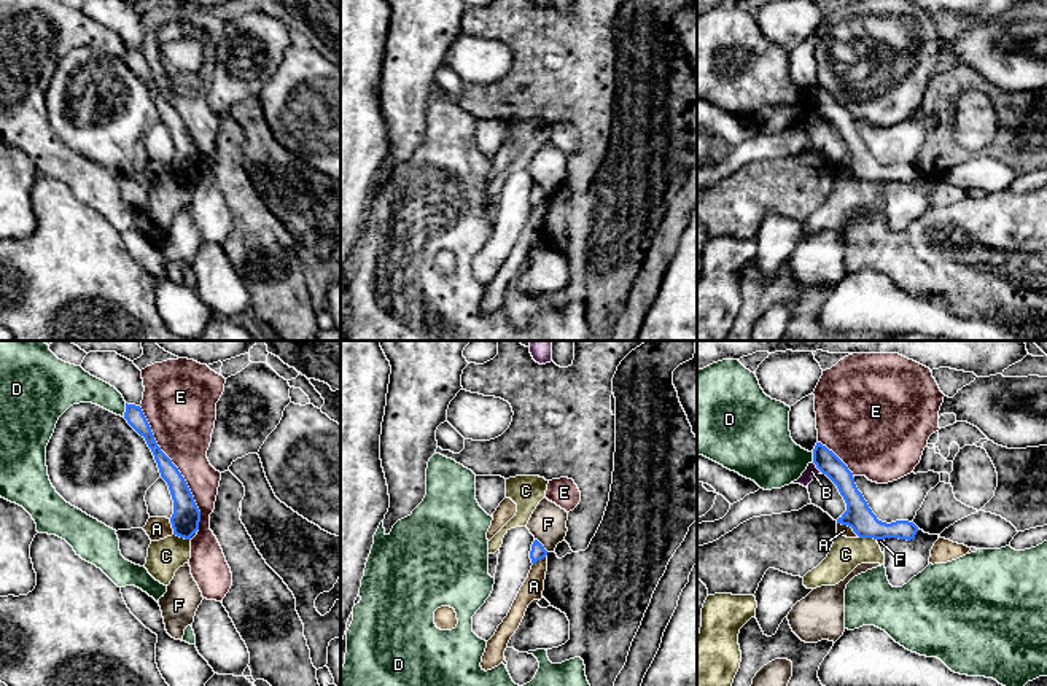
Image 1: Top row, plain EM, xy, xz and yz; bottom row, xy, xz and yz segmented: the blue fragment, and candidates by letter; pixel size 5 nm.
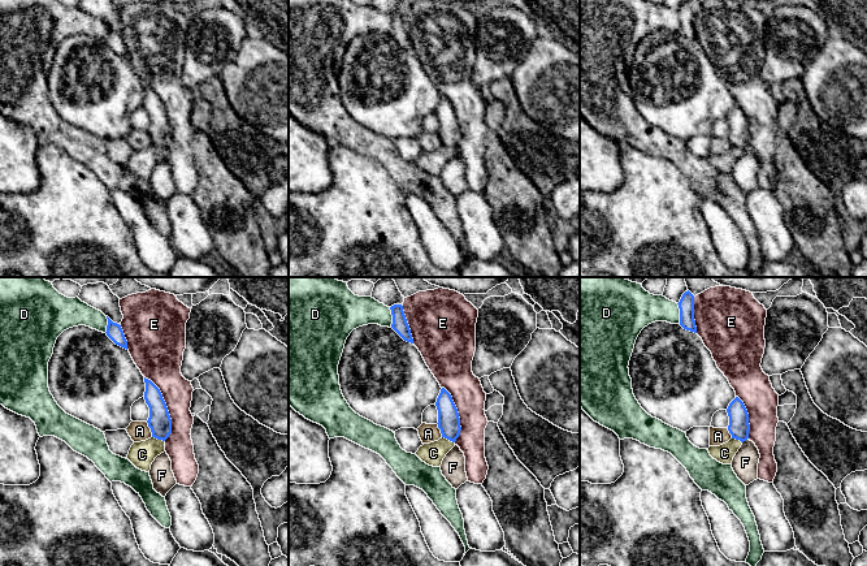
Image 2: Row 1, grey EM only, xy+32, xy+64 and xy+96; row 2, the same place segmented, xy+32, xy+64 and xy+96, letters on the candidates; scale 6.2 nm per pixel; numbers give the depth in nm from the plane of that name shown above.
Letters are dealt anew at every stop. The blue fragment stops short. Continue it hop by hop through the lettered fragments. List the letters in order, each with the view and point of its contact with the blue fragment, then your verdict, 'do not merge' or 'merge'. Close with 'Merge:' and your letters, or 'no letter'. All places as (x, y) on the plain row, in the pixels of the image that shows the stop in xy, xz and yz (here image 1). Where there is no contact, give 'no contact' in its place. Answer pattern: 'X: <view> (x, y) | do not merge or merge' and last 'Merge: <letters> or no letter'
A: yz (848, 169) | do not merge
B: yz (817, 110) | do not merge
C: xy (182, 180) | do not merge
D: xy (126, 53) | do not merge
E: xy (177, 112) | do not merge
F: xz (541, 188) | do not merge
Merge: no letter

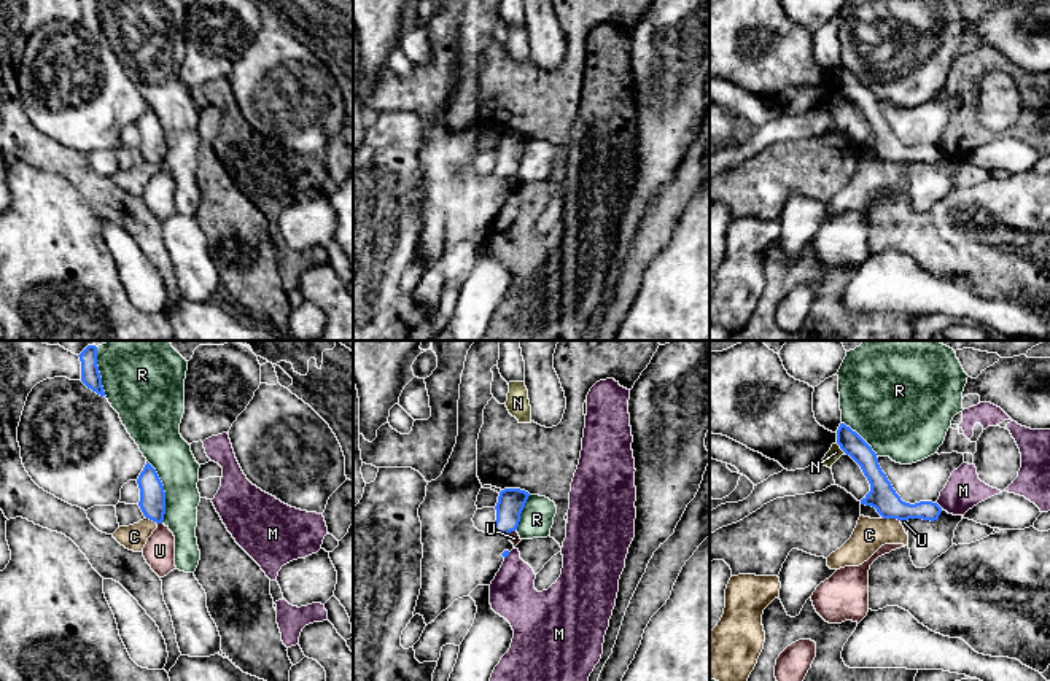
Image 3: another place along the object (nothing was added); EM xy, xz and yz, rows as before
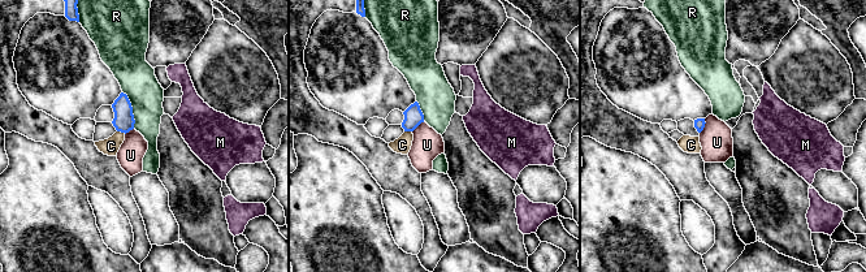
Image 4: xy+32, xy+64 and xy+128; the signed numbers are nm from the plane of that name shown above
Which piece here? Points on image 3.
C: yz (891, 161) | do not merge
M: yz (937, 148) | do not merge
N: yz (840, 91) | do not merge
R: xy (164, 136) | do not merge
U: xy (159, 166) | do not merge
Merge: no letter

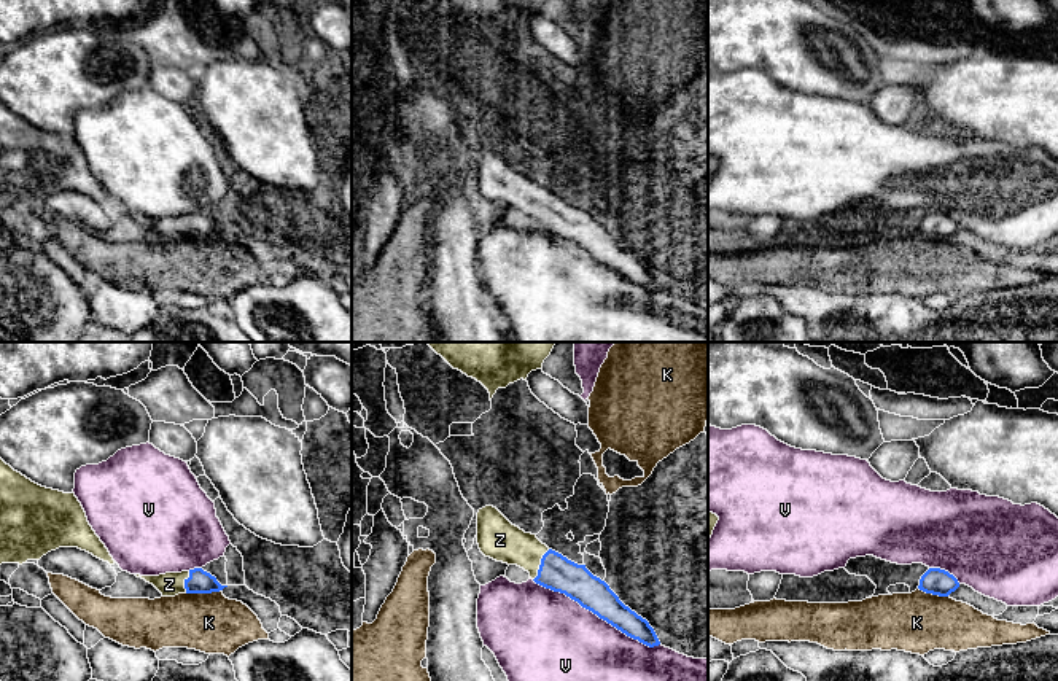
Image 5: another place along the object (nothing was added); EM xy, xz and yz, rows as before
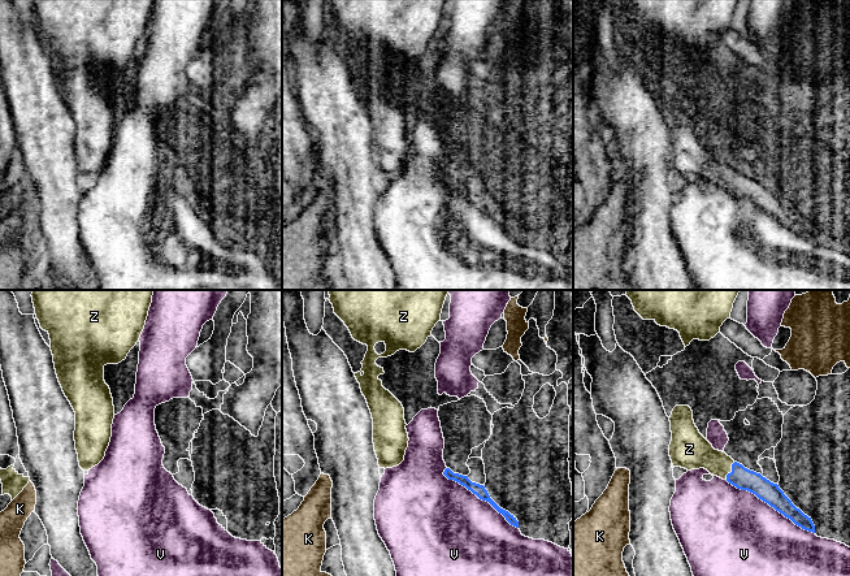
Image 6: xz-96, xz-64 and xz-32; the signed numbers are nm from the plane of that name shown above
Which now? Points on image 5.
K: xy (202, 236) | do not merge
V: xz (595, 256) | do not merge
Z: xz (540, 209) | merge
Merge: Z

